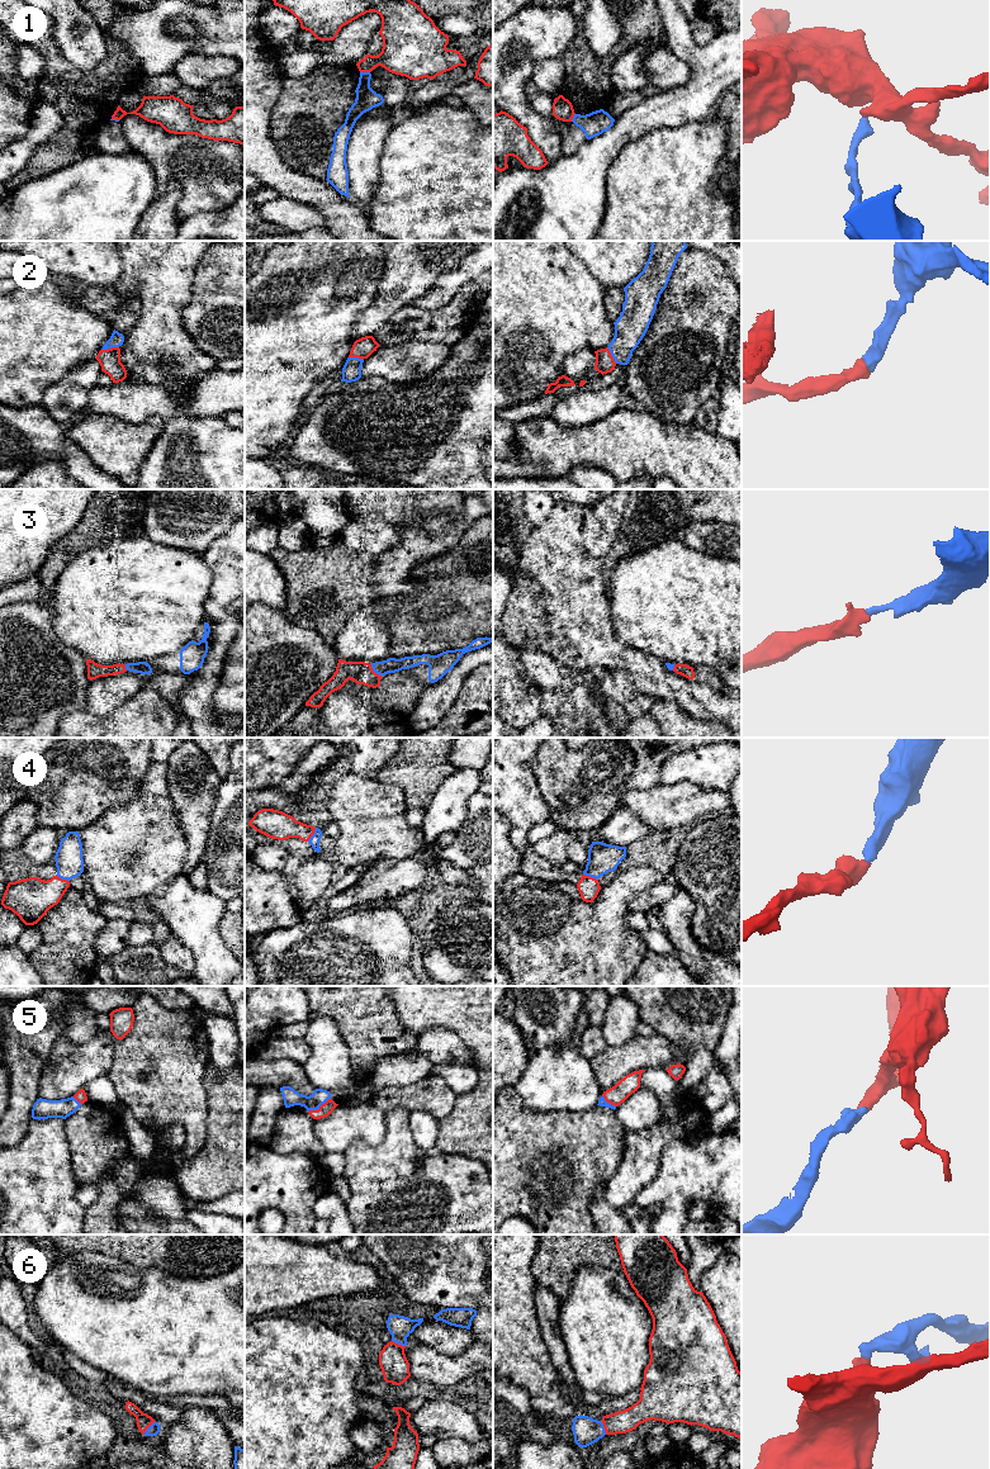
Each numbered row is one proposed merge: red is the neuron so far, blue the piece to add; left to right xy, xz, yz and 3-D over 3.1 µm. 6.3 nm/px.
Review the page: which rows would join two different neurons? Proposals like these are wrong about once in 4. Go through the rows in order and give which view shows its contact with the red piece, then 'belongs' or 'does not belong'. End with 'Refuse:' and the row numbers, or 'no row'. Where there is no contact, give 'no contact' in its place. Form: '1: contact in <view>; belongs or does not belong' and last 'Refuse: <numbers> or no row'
1: contact in xz; does not belong
2: contact in xy; belongs
3: contact in xz; belongs
4: contact in xz; belongs
5: contact in xz; belongs
6: contact in xy; belongs
Refuse: 1

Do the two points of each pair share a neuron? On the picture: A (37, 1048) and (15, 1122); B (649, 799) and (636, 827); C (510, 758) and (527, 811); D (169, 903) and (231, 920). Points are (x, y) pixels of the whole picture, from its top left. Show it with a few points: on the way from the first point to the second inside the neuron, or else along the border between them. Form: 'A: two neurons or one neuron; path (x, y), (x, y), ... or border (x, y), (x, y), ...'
A: one neuron; path (24, 1066), (24, 1091), (20, 1104)
B: two neurons; border (620, 808), (631, 811), (652, 832)
C: one neuron; path (510, 771), (510, 787), (519, 799)
D: two neurons; border (226, 910), (219, 922), (219, 937), (228, 947)

